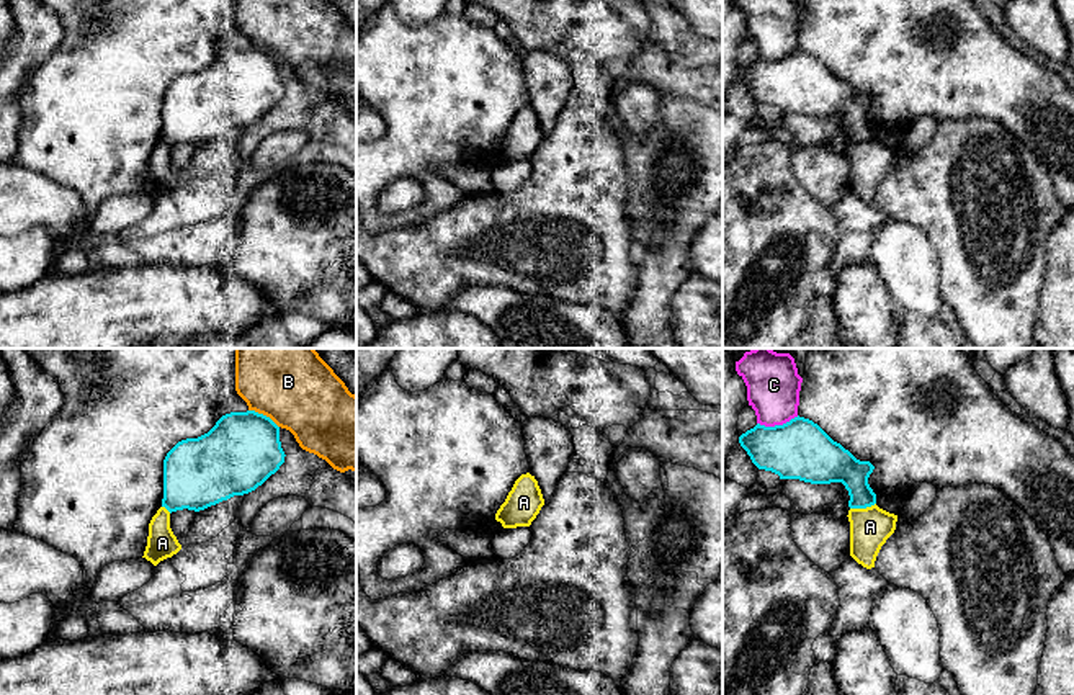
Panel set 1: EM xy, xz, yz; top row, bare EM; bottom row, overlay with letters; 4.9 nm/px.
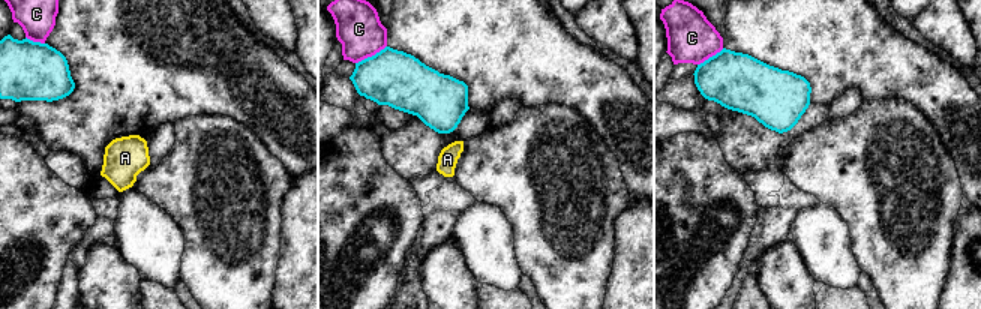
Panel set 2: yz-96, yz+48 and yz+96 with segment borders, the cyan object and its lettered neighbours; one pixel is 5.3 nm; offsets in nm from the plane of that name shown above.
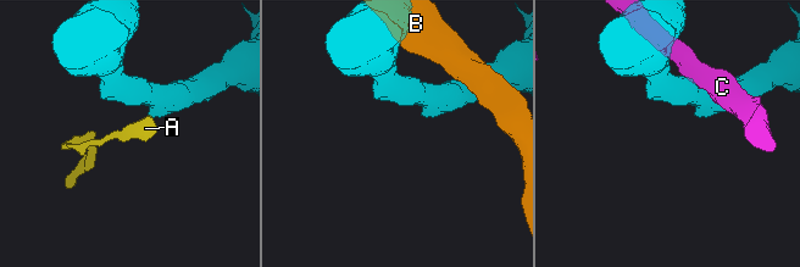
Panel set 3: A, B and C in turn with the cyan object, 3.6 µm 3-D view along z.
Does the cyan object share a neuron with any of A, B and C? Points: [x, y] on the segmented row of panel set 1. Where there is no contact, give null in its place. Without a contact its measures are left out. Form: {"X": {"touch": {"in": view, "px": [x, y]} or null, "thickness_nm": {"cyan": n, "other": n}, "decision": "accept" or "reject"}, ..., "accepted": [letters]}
{"A": {"touch": {"in": "yz", "px": [862, 507]}, "thickness_nm": {"cyan": 180, "other": 200}, "decision": "reject"}, "B": {"touch": {"in": "xy", "px": [262, 414]}, "thickness_nm": {"cyan": 380, "other": 420}, "decision": "reject"}, "C": {"touch": {"in": "yz", "px": [777, 425]}, "thickness_nm": {"cyan": 300, "other": 260}, "decision": "reject"}, "accepted": []}

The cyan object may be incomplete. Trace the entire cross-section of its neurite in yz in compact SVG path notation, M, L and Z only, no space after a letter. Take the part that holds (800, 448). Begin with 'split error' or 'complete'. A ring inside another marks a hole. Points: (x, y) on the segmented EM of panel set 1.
complete; M798 415L775 427L757 424L739 437L739 443L759 469L772 471L780 479L842 482L850 495L850 509L876 504L876 494L868 484L875 466L857 460L809 419Z

